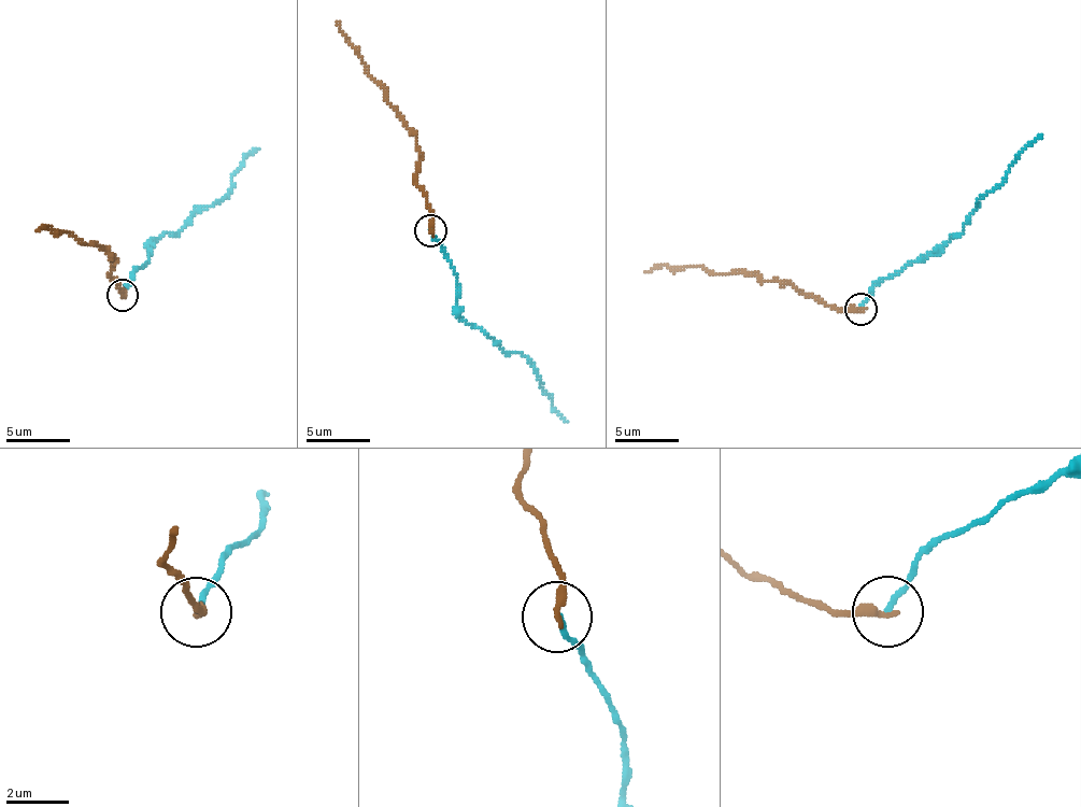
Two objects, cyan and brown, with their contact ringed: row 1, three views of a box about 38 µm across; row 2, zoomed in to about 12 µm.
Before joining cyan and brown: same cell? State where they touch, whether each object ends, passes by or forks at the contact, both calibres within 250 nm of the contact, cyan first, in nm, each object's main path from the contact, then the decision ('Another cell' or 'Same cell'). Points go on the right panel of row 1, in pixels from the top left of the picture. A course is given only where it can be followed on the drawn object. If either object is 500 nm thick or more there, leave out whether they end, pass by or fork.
Place: (861, 309). At the ring cyan ends. At the ring brown ends. Thickness 160 nm (cyan) against 280 nm. Course of cyan: (859, 308), (876, 285), (937, 252), (959, 234), (977, 210), (977, 202), (1003, 181), (1009, 166), (1041, 135). Course of brown: (859, 308), (835, 308), (790, 283), (761, 281), (744, 272), (709, 274), (699, 266), (660, 264), (644, 271). Another cell

